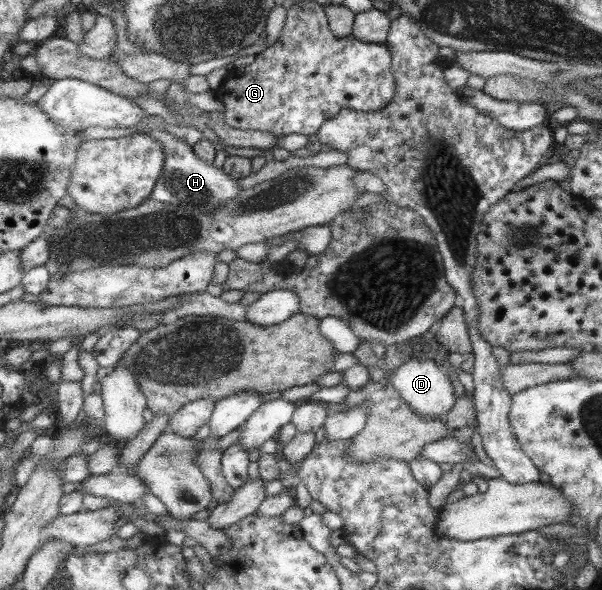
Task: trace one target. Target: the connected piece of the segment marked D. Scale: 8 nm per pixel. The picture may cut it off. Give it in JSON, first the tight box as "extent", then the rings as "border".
{"extent":[390,358,456,418],"border":[[[432,358],[408,359],[392,372],[390,383],[400,398],[420,415],[437,418],[441,414],[448,413],[456,404],[454,402],[454,388],[450,384],[450,380],[440,372],[438,364],[434,364]]]}

